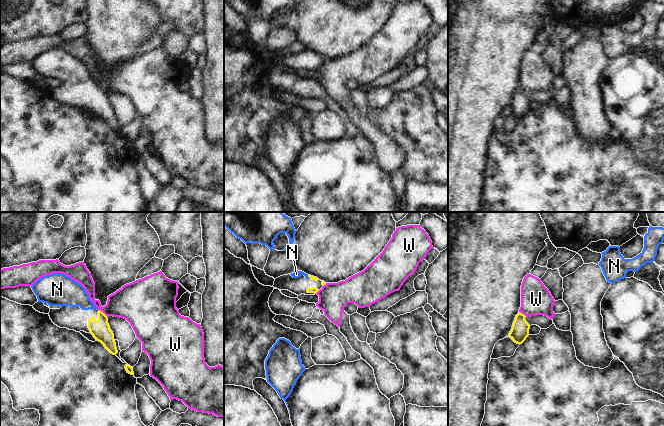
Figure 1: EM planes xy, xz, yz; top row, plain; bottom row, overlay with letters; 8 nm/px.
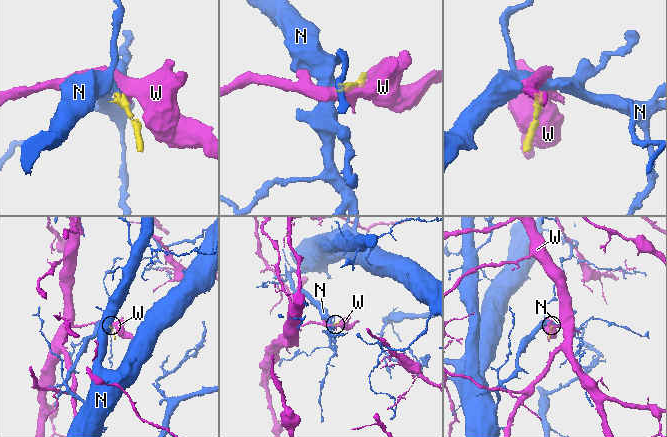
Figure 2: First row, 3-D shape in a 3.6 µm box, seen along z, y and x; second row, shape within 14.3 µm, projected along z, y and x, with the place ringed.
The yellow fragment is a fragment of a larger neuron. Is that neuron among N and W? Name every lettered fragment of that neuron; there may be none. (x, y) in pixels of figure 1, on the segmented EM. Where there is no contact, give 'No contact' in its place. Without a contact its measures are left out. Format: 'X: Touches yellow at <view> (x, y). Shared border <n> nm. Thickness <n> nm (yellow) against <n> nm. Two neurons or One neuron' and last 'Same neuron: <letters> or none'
N: Touches yellow at xz (309, 277). Shared border 40 nm. Thickness 30 nm (yellow) against 60 nm. One neuron
W: Touches yellow at xy (103, 313). Shared border 100 nm. Thickness 160 nm (yellow) against 300 nm. Two neurons
Same neuron: N.

